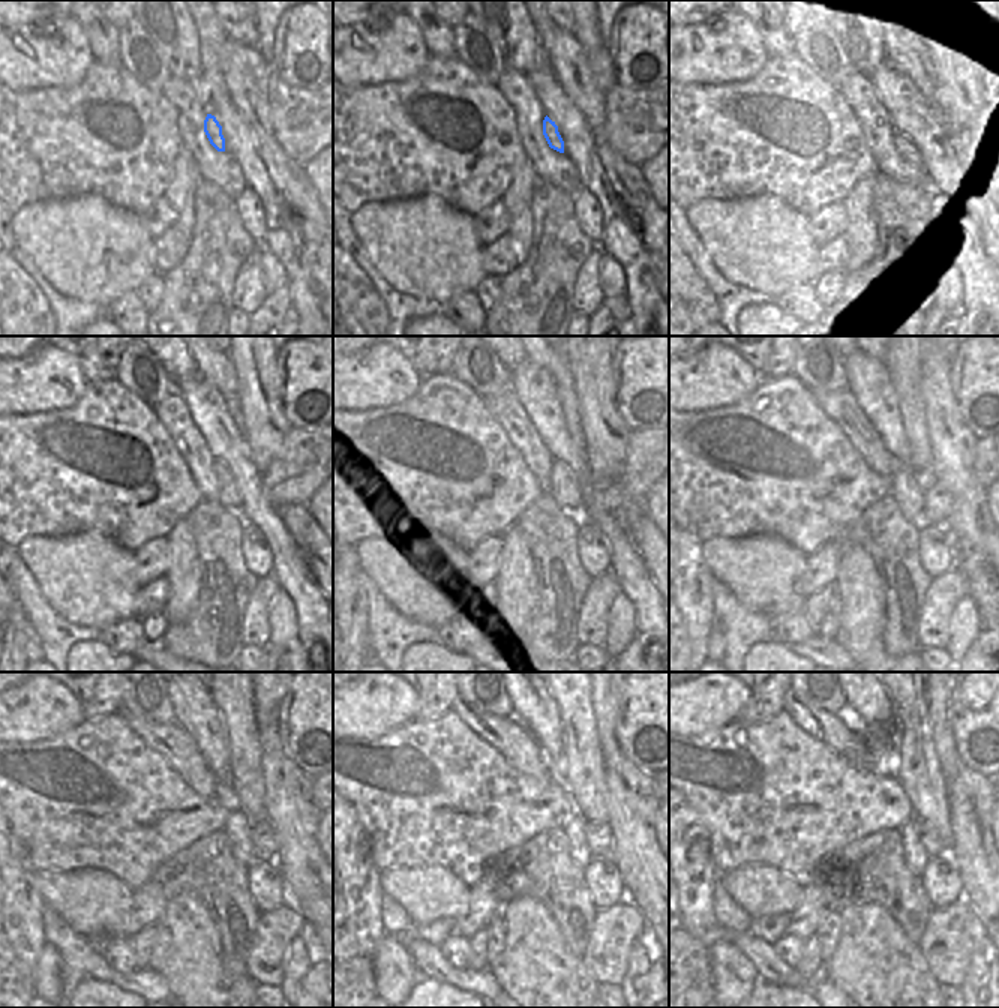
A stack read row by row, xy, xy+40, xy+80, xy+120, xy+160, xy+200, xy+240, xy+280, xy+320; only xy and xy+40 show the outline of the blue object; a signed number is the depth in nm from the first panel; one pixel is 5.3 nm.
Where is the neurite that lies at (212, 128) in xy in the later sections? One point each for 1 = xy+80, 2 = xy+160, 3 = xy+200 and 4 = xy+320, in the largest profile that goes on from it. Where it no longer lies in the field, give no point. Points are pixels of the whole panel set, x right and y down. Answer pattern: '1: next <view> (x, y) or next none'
1: next xy+80 (905, 149)
2: next xy+160 (563, 486)
3: next xy+200 (906, 488)
4: next xy+320 (917, 857)

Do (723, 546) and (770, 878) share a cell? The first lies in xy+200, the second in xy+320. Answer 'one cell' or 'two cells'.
one cell

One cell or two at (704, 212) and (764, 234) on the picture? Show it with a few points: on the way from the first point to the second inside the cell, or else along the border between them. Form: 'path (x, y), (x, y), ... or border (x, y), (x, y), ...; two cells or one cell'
path (719, 224), (738, 234), (749, 234); one cell

